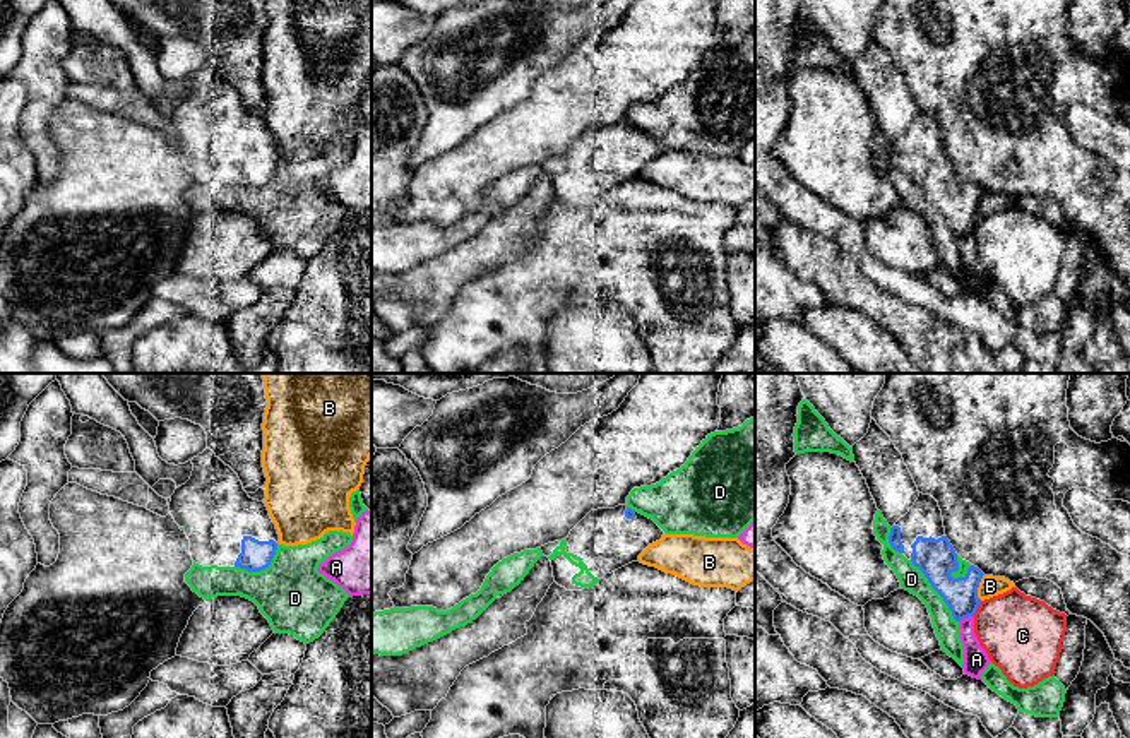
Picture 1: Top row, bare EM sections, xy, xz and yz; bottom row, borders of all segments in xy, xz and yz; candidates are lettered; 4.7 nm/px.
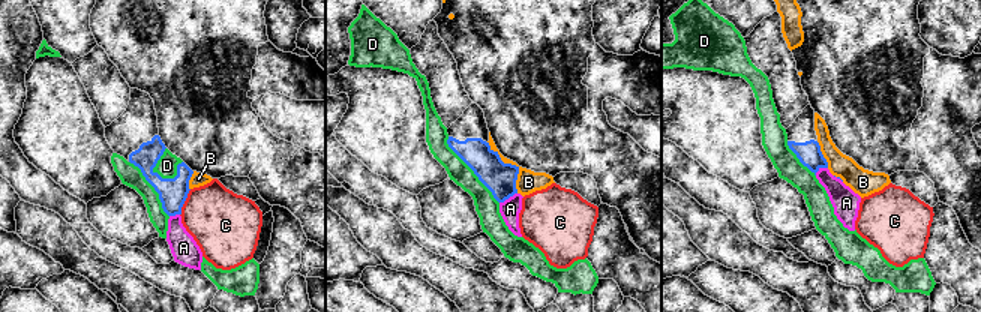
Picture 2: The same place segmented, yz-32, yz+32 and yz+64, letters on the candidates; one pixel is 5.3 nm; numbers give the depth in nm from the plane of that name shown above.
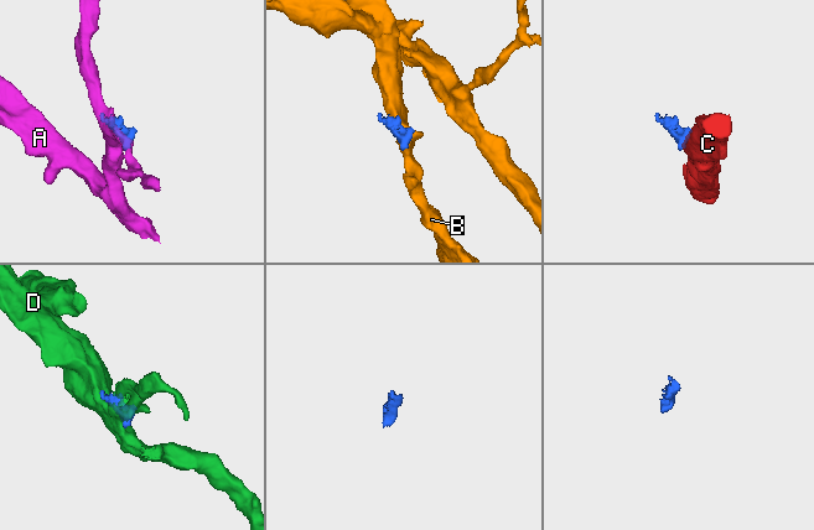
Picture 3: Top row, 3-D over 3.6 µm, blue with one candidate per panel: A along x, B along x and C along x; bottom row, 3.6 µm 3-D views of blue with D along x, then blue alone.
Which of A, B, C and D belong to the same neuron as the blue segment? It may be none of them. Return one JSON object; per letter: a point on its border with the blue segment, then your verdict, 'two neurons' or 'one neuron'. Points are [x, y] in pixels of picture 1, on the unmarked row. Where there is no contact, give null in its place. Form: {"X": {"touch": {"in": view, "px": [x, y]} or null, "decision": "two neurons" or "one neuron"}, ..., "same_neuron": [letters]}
{"A": {"touch": {"in": "yz", "px": [966, 233]}, "decision": "two neurons"}, "B": {"touch": {"in": "yz", "px": [978, 202]}, "decision": "two neurons"}, "C": {"touch": {"in": "yz", "px": [976, 225]}, "decision": "two neurons"}, "D": {"touch": {"in": "yz", "px": [935, 206]}, "decision": "two neurons"}, "same_neuron": []}

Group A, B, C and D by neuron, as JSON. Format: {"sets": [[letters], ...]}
{"sets": [["A"], ["B"], ["C"], ["D"]]}

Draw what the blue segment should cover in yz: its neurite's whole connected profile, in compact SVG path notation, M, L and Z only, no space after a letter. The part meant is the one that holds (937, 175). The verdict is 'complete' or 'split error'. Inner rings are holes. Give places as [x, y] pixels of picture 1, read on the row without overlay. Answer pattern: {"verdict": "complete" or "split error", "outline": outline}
{"verdict": "split error", "outline": "M919 110L909 128L890 144L889 159L925 190L955 238L974 233L984 190L971 182L964 193L950 192L959 187L957 170L945 152L942 127L931 111Z"}

